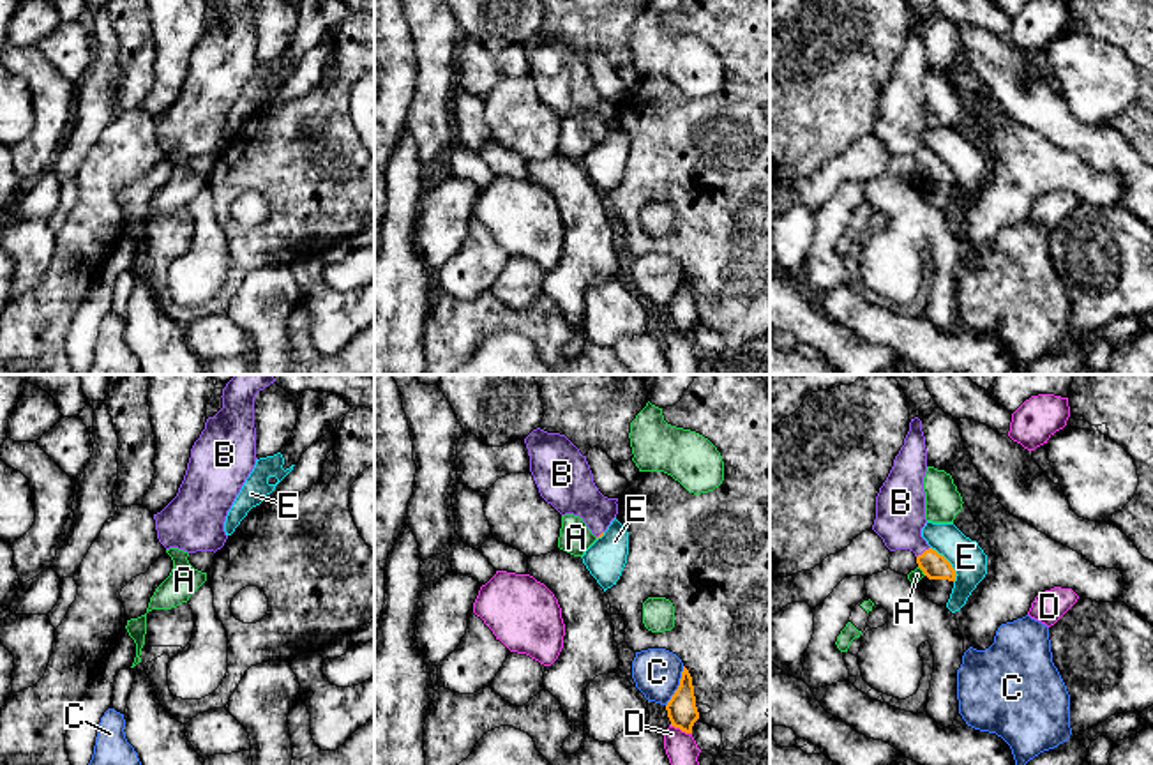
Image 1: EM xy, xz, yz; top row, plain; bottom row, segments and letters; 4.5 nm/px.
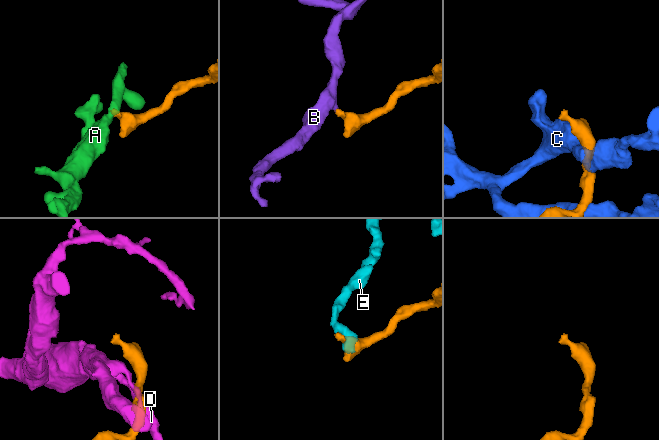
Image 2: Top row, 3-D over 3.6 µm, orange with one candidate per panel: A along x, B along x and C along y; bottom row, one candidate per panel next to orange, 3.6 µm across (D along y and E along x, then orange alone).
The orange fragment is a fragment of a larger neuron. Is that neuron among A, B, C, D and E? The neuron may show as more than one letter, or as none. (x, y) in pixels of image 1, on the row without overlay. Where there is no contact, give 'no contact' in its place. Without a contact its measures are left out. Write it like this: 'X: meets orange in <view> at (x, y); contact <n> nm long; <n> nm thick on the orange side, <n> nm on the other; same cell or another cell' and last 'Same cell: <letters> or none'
A: meets orange in yz at (922, 174); contact 60 nm long; 120 nm thick on the orange side, 60 nm on the other; another cell
B: meets orange in yz at (924, 156); contact 80 nm long; 120 nm thick on the orange side, 220 nm on the other; same cell
C: meets orange in xz at (678, 290); contact 200 nm long; 140 nm thick on the orange side, 220 nm on the other; another cell
D: meets orange in xz at (680, 333); contact 110 nm long; 140 nm thick on the orange side, 140 nm on the other; another cell
E: meets orange in yz at (950, 168); contact 200 nm long; 120 nm thick on the orange side, 160 nm on the other; another cell
Same cell: B

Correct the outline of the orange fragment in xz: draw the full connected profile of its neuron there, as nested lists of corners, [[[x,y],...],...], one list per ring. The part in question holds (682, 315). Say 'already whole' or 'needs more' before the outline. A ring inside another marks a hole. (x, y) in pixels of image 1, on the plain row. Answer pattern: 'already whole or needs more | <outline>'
already whole | [[[683,270],[680,290],[666,309],[671,330],[685,337],[692,337],[694,327],[699,323],[696,311],[694,290],[689,274]]]

